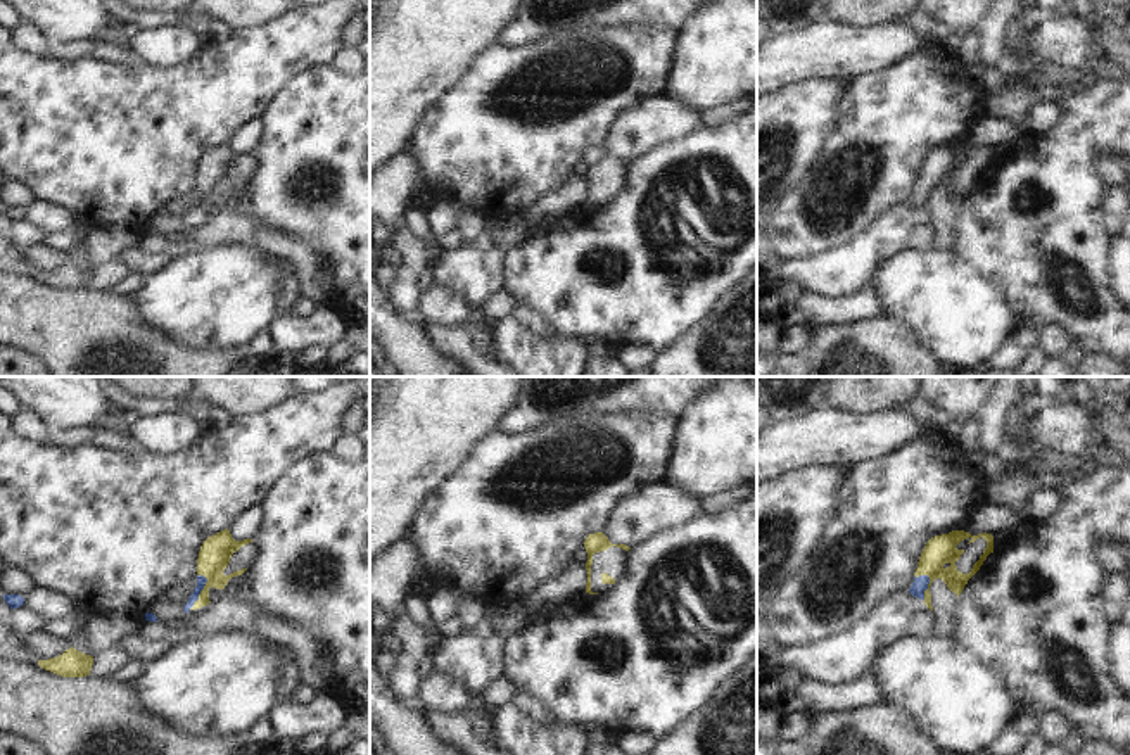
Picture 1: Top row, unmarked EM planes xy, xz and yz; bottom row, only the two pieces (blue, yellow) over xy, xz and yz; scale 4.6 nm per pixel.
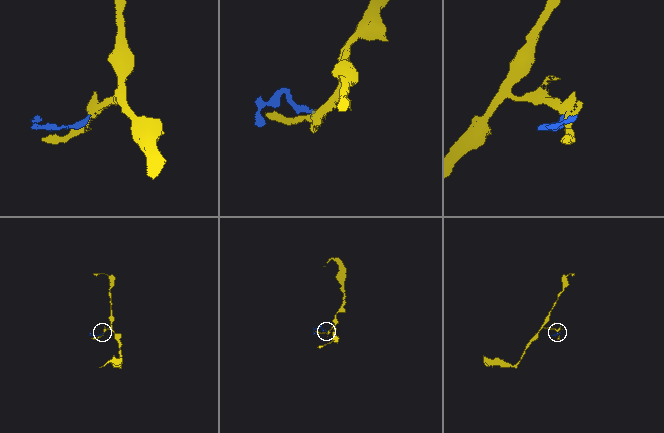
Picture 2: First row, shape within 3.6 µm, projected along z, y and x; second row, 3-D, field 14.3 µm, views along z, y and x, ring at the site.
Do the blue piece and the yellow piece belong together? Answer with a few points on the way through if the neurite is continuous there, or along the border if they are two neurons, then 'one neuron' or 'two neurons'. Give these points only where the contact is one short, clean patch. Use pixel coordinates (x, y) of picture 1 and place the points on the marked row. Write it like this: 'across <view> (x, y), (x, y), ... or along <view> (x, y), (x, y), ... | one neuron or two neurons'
across xy (201, 581), (201, 590), (215, 553) | one neuron

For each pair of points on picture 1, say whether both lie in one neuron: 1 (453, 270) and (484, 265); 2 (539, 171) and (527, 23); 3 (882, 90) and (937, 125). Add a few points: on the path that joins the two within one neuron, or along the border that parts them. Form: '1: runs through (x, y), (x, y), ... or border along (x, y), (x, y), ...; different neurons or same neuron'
1: runs through (460, 270), (477, 270); same neuron
2: border along (567, 31), (531, 45), (501, 44); different neurons
3: runs through (895, 104), (901, 109), (923, 111); same neuron

